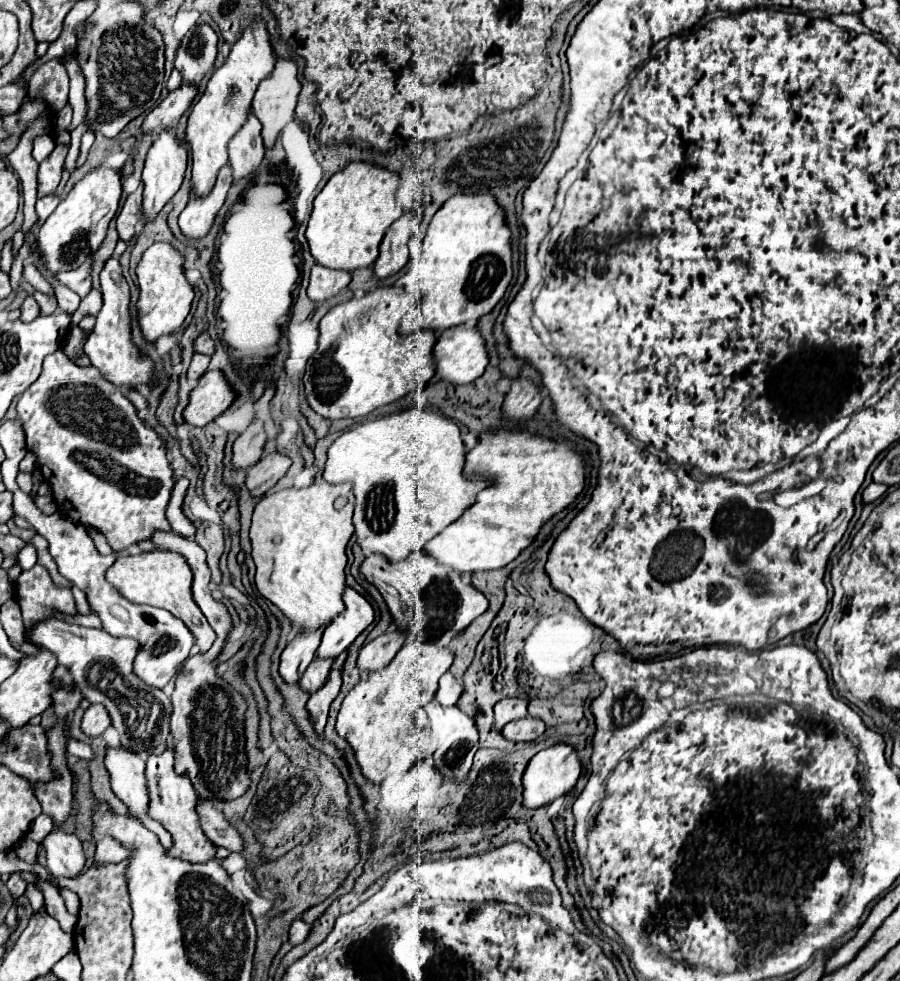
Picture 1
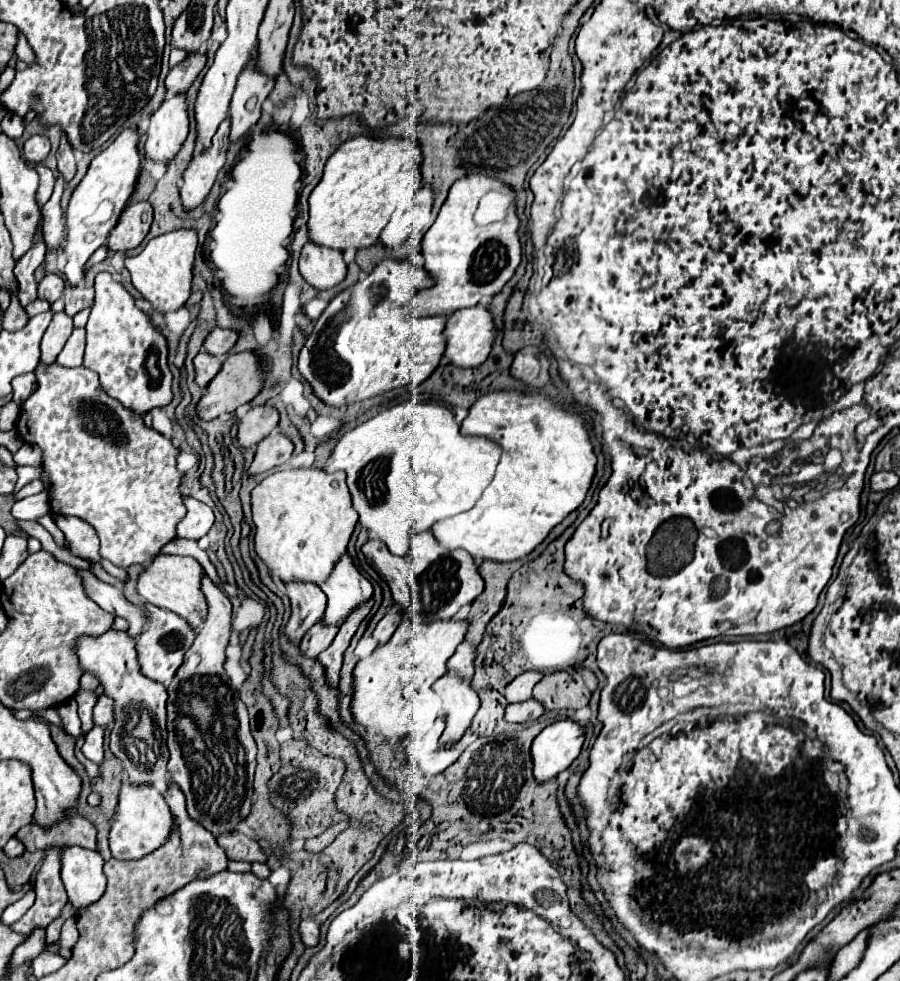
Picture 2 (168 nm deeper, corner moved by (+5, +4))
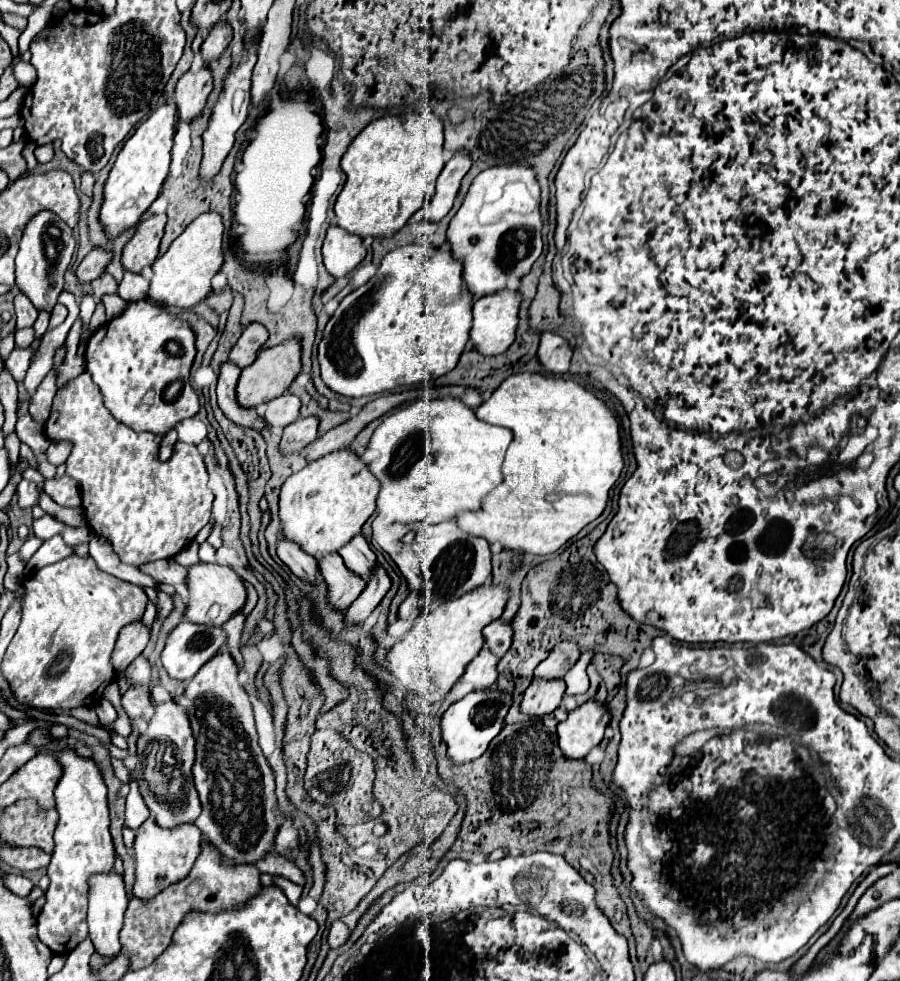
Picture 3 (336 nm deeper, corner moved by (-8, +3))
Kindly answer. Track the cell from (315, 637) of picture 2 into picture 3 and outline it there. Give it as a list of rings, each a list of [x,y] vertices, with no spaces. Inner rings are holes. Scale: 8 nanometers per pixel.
[[[338,553],[318,557],[318,569],[330,587],[330,603],[336,609],[348,609],[366,585],[360,575],[344,565],[344,559]]]

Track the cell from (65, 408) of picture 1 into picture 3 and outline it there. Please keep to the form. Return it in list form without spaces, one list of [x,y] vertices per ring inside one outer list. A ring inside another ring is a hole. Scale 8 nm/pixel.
[[[86,373],[54,397],[52,413],[46,421],[46,437],[50,441],[68,441],[74,445],[66,461],[66,473],[76,479],[82,489],[82,507],[90,529],[112,543],[122,563],[138,567],[158,559],[172,559],[186,549],[196,533],[210,521],[214,493],[208,489],[208,471],[198,447],[177,440],[170,459],[160,461],[158,445],[162,437],[154,433],[136,433],[120,425],[108,409],[104,409],[100,389]]]

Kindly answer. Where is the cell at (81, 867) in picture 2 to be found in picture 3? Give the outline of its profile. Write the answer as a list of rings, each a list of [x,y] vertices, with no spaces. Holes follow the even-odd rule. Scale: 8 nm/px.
[[[112,873],[92,877],[92,893],[88,905],[90,941],[100,957],[116,957],[120,953],[118,933],[122,929],[128,897],[122,877]]]

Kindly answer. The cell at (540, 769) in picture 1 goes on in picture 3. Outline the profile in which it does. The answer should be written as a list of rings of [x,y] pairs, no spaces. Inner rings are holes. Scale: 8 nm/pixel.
[[[590,699],[568,713],[568,719],[558,725],[558,745],[568,759],[580,759],[596,747],[612,715],[606,703]]]

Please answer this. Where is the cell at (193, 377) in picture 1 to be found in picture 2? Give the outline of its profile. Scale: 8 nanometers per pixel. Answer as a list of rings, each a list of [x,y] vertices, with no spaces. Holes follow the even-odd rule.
[[[199,352],[199,354],[193,358],[195,382],[197,382],[201,388],[205,388],[205,386],[211,382],[211,378],[219,372],[221,362],[223,362],[221,358],[215,358],[215,356],[207,354],[207,352]]]

